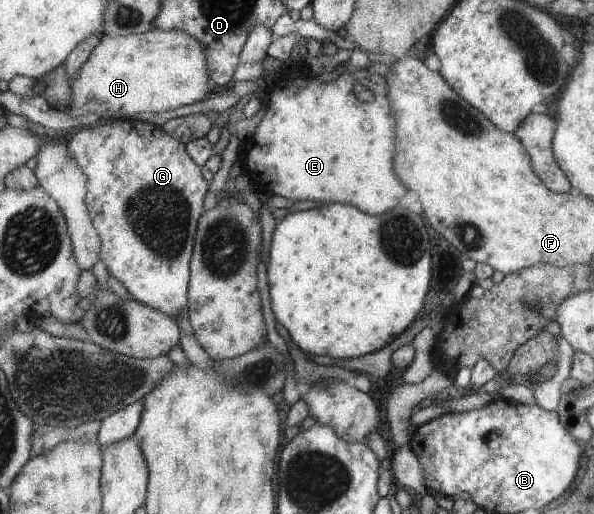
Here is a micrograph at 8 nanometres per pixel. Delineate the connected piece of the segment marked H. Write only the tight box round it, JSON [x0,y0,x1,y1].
[69,28,210,118]

